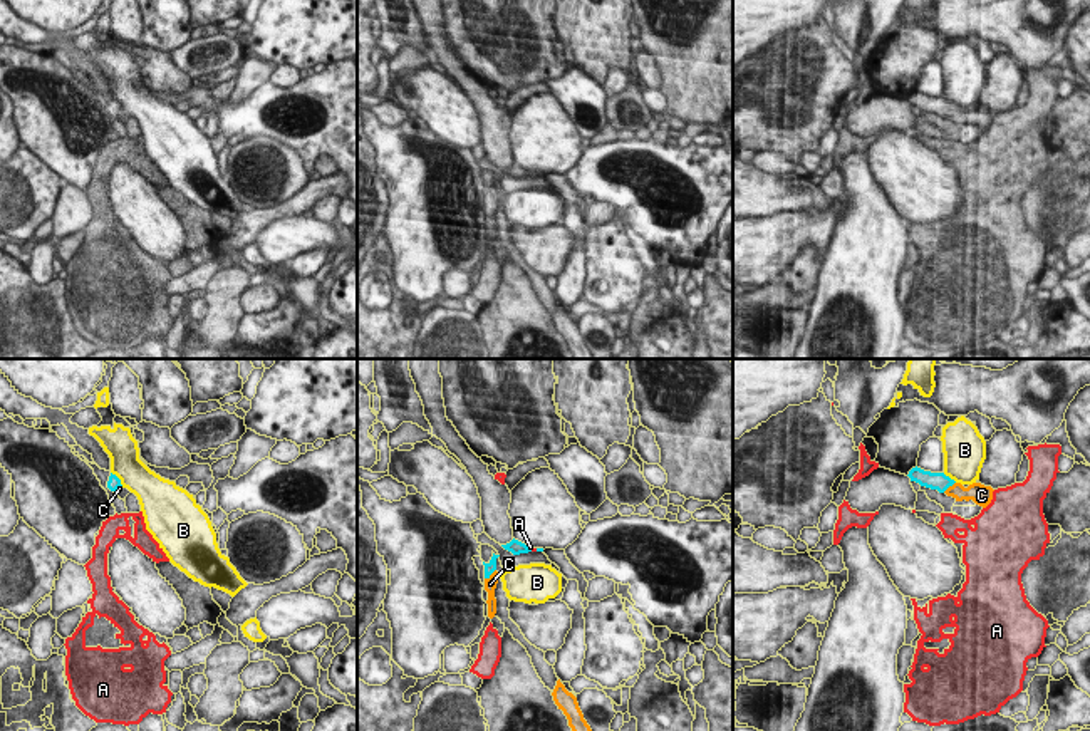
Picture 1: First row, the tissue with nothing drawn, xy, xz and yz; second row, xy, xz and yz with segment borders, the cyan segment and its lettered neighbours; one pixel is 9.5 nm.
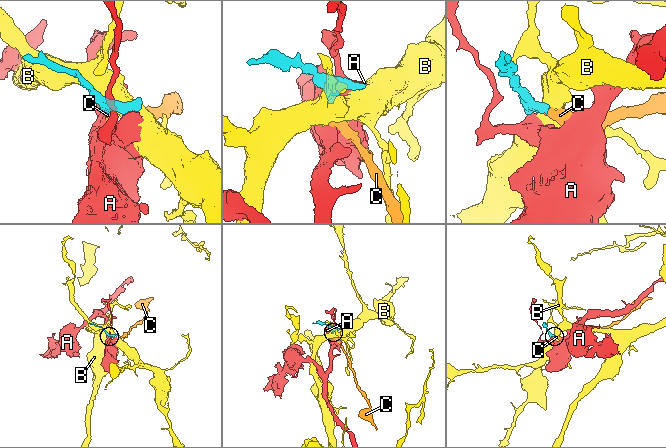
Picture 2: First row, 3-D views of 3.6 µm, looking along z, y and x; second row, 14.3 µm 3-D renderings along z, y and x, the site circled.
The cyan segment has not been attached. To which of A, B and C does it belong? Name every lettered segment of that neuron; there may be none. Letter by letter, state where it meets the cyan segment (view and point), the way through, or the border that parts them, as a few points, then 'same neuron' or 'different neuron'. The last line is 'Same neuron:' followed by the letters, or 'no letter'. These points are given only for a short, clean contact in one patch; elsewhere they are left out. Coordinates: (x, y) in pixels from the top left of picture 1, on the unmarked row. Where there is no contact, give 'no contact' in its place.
A: meets cyan in xz at (530, 173); border along xz (529, 171), (532, 175); different neuron
B: meets cyan in xy at (118, 103); border along xy (111, 96), (123, 109); different neuron
C: meets cyan in xz at (490, 198); runs through xz (490, 191), (490, 198), (490, 208); same neuron
Same neuron: C

